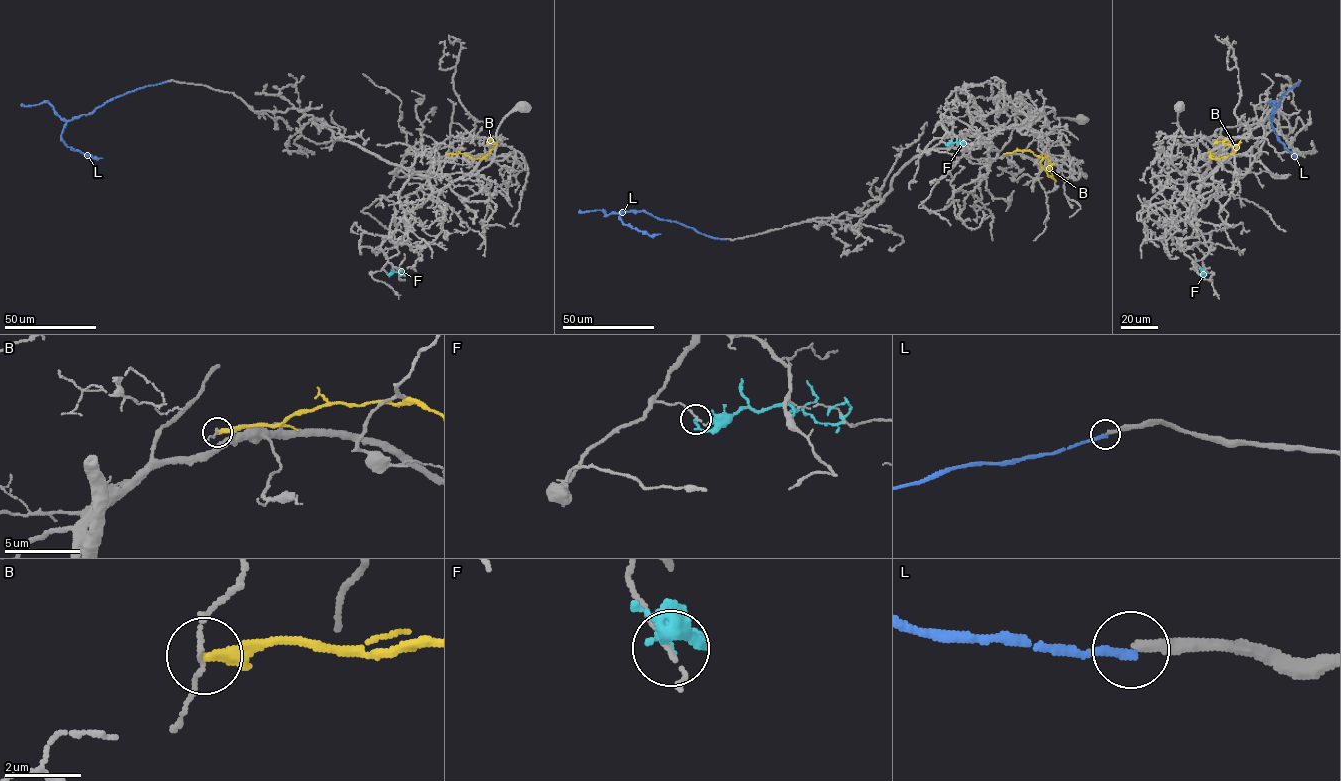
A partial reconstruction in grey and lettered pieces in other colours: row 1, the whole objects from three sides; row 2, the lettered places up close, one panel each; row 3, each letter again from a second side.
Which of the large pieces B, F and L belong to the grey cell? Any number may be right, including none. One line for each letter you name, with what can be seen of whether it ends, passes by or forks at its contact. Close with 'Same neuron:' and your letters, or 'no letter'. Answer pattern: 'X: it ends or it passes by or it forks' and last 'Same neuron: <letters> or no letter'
Same neuron: no letter

